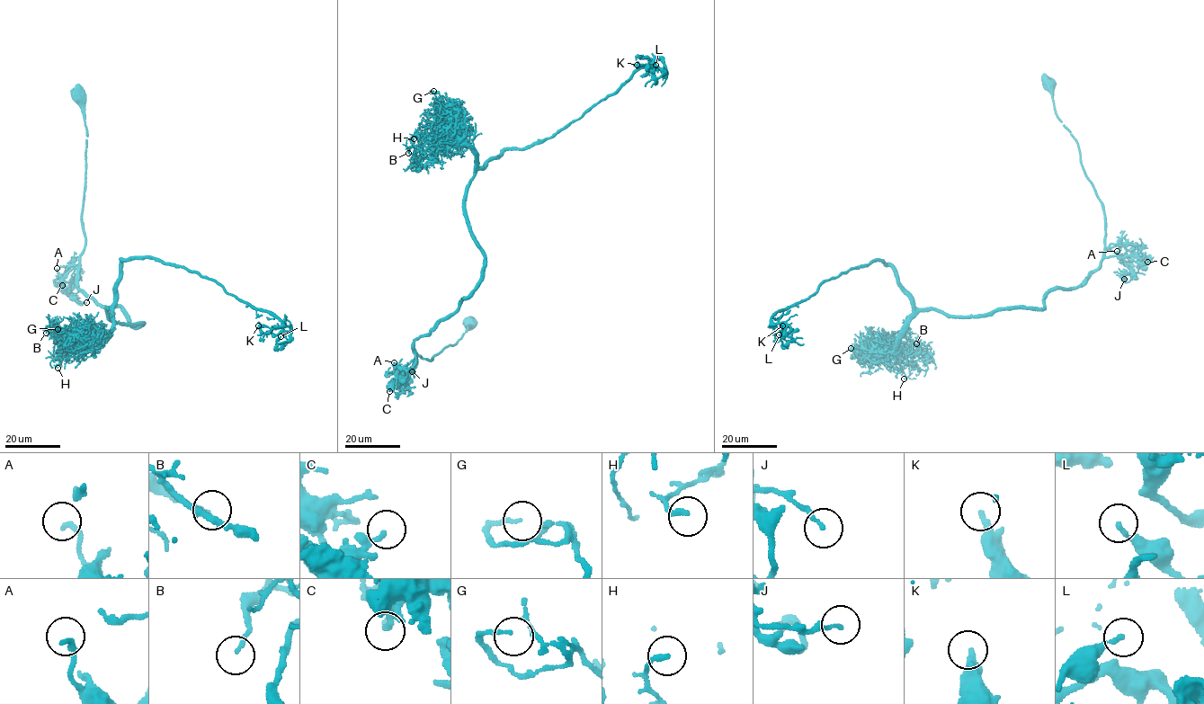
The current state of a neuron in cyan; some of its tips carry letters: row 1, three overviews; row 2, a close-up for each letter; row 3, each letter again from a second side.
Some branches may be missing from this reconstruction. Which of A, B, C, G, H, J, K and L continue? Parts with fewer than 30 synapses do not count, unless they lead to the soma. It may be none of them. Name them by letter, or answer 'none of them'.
none of them

